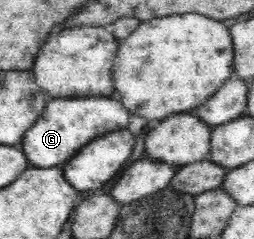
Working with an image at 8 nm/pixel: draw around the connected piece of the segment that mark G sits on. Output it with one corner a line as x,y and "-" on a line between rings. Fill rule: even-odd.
57,98
45,106
41,120
37,120
37,124
33,124
33,128
25,134
23,150
33,166
59,166
75,156
75,148
88,145
92,142
91,138
97,138
111,128
126,128
127,122
129,112
123,108
121,102
117,102
117,98
-
105,124
109,128
101,128

